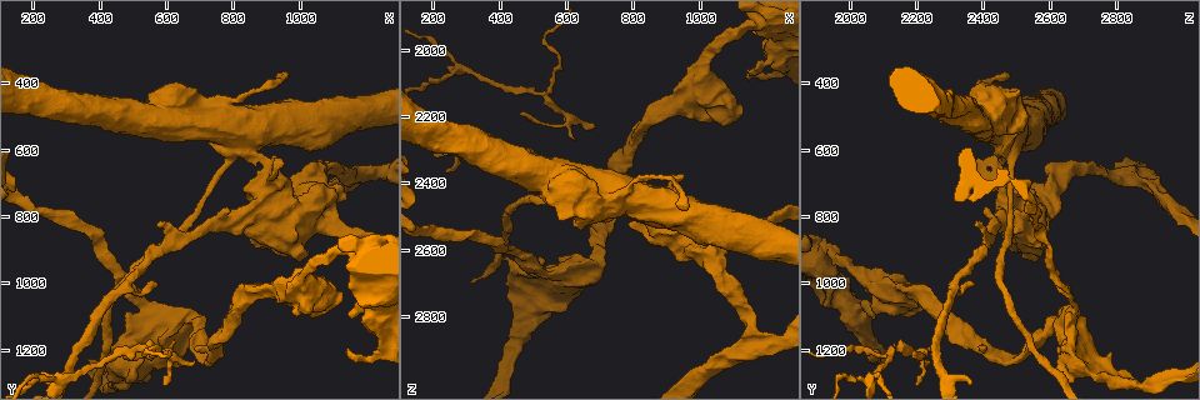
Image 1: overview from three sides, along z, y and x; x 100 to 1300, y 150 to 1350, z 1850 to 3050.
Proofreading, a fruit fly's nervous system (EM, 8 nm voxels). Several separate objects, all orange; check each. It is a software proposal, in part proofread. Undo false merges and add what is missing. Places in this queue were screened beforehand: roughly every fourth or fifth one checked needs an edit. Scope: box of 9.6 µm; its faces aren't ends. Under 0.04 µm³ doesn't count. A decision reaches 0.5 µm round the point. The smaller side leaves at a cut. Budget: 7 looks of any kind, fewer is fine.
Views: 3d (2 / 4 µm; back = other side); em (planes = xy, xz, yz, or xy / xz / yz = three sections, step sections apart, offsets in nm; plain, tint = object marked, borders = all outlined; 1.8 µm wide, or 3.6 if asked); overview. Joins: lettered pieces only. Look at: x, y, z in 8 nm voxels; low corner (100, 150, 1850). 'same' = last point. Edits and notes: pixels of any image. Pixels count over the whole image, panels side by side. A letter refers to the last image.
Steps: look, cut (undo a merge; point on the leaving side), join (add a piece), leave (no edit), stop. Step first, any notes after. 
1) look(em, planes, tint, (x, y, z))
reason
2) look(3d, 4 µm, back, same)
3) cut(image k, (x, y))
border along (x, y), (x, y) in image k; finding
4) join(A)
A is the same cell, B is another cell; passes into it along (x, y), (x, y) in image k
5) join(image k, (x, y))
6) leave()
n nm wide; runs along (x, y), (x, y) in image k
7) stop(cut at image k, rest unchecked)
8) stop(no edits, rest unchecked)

look(em, xz, step 8, borders, (280, 1300, 2060))
three-way junction

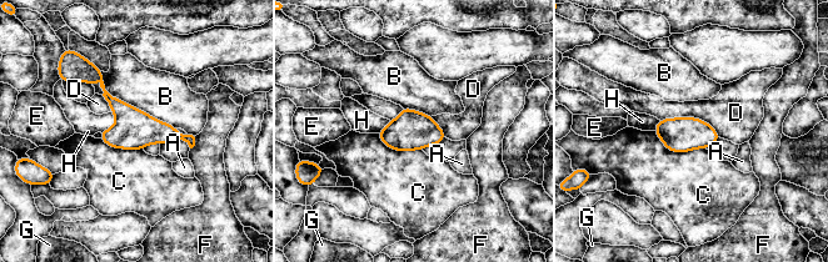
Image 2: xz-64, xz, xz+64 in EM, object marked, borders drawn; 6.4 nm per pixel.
leave()
A, B, C, D, E, F, G and H are other cells; border along (659, 119), (698, 117), (721, 137) in image 2; continuous, no second neuron

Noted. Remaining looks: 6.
look(em, 3.6 µm, planes, tint, (790, 470, 2430))
thick turns thin

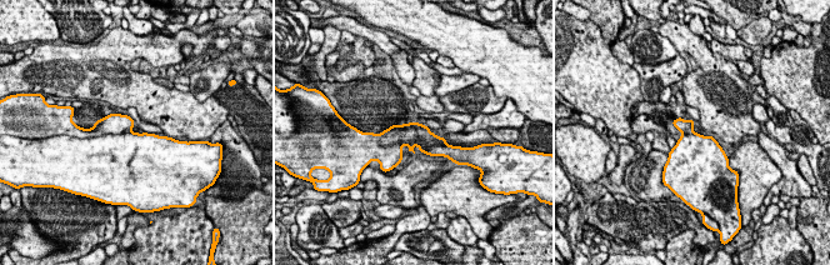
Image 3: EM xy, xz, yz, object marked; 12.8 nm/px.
look(em, 3.6 µm, planes, borders, same)
see the neighbours

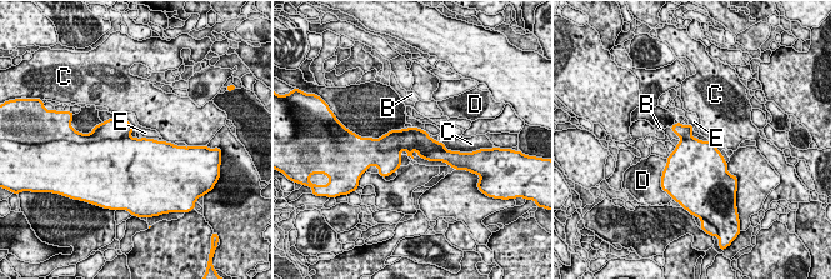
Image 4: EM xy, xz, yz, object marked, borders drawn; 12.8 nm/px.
cut(image 4, (108, 156))
B, C, D and E are other cells; border along (129, 135), (90, 143) in image 4; a second neuron is stuck on

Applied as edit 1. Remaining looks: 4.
look(3d, 4 µm, (990, 750, 2560))
sudden change in width

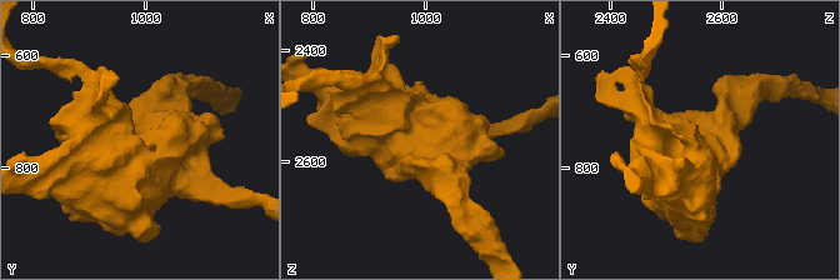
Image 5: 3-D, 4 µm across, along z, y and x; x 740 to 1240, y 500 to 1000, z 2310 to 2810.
look(em, xy, step 8, borders, (995, 760, 2565))
shape alone is not enough

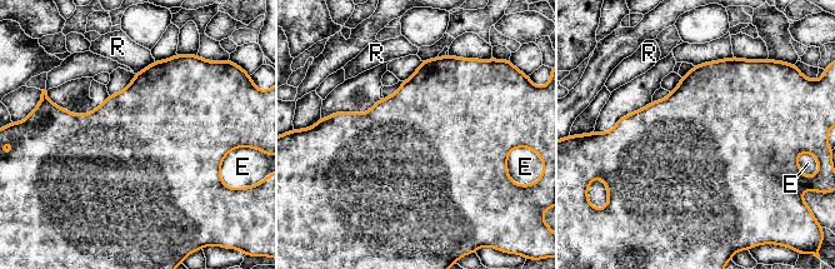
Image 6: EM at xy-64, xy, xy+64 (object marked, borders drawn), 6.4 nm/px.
look(em, planes, borders, same)
cut it another way

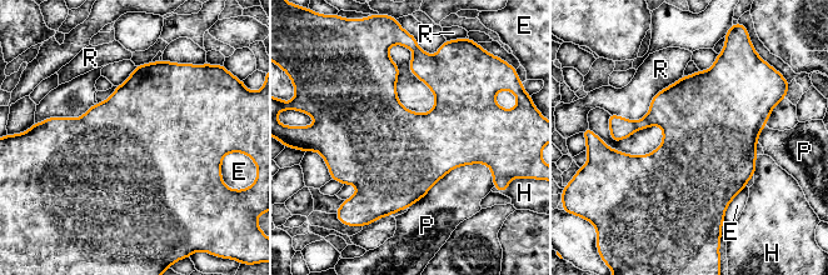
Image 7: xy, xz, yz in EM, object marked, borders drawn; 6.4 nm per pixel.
leave()
E, H, P and R are other cells; border along (683, 76), (639, 119), (609, 114) in image 7; continuous, no second neuron

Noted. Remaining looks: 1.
stop(cut at image 4, rest unchecked)

